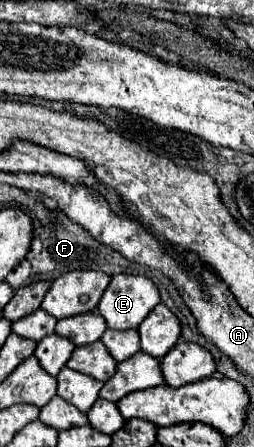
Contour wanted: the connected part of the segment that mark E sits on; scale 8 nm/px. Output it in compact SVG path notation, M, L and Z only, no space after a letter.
M115 275L105 289L97 309L111 329L137 329L159 303L159 291L147 277Z

